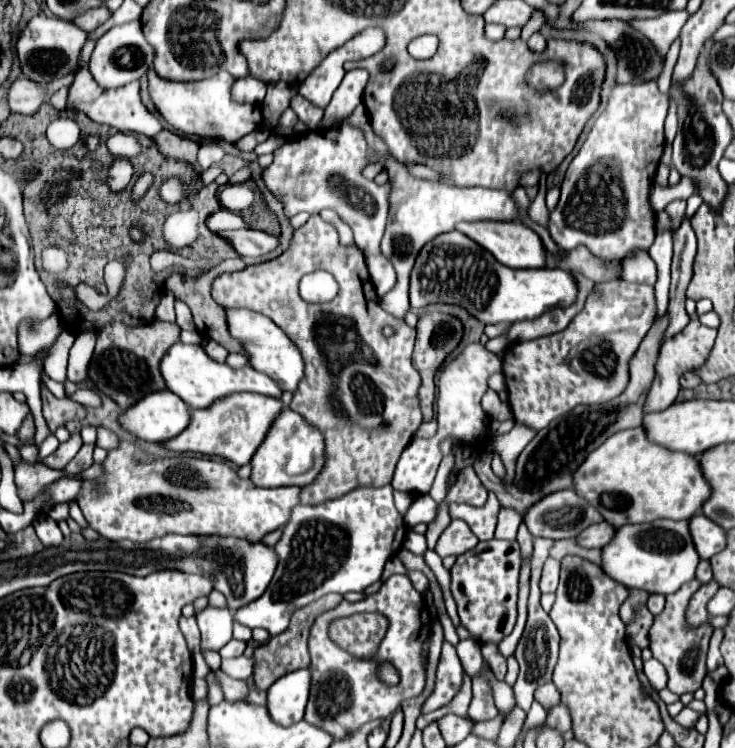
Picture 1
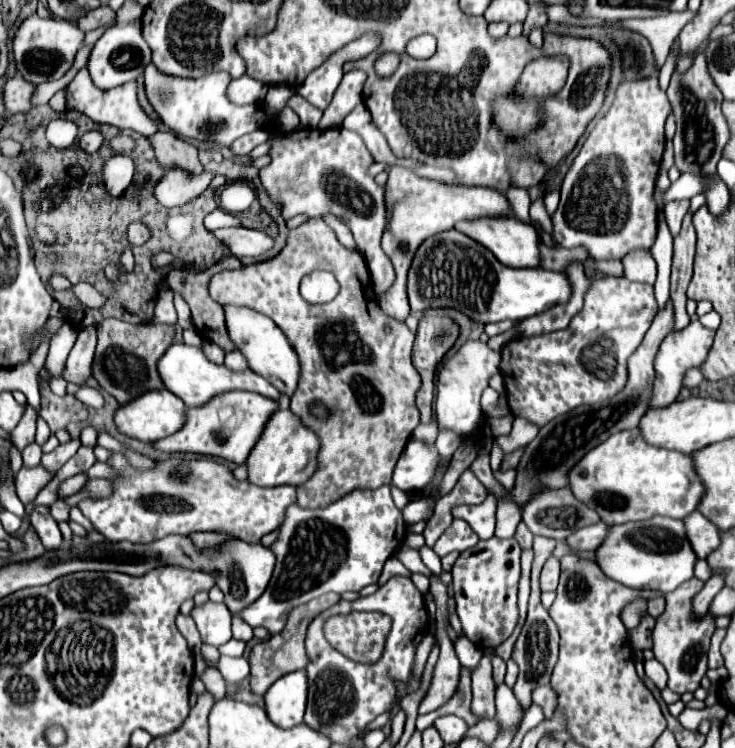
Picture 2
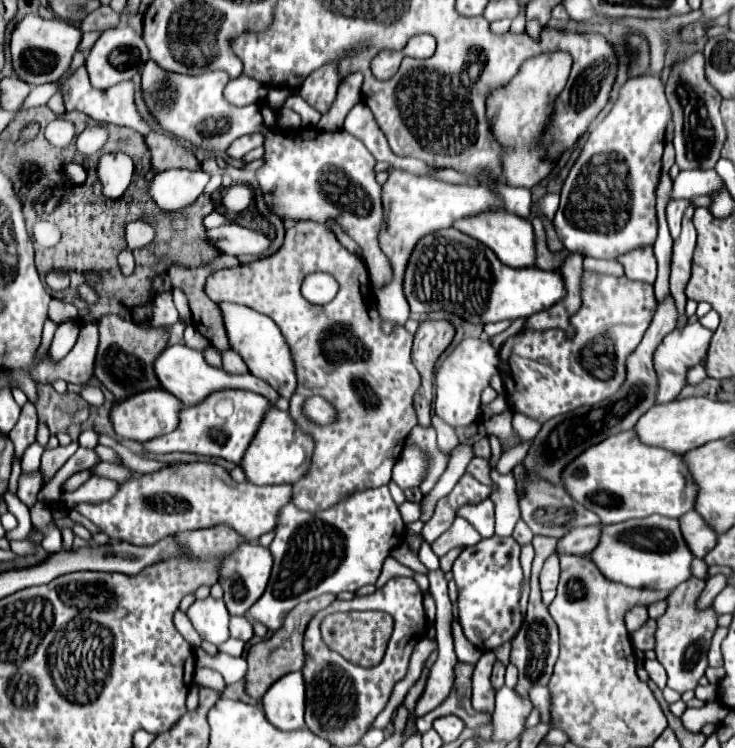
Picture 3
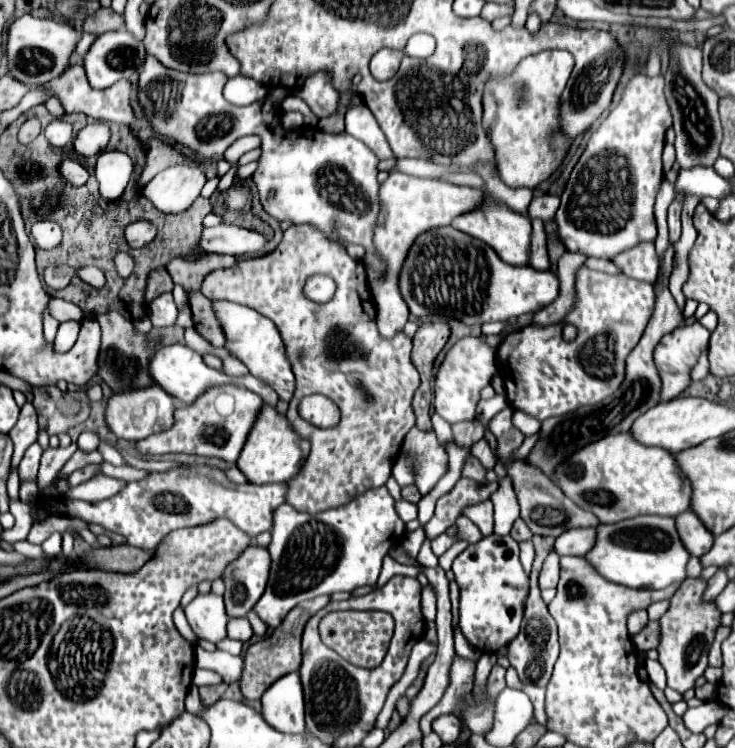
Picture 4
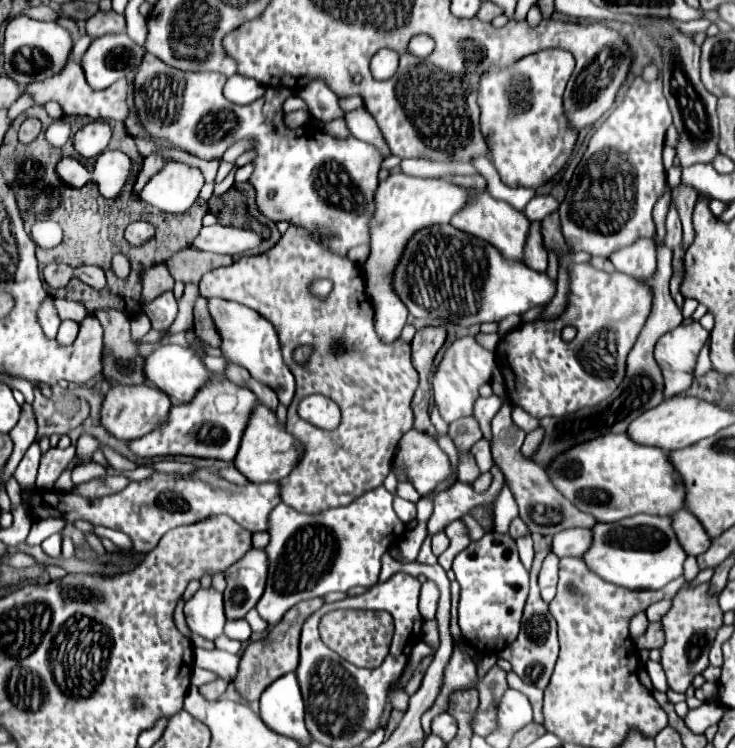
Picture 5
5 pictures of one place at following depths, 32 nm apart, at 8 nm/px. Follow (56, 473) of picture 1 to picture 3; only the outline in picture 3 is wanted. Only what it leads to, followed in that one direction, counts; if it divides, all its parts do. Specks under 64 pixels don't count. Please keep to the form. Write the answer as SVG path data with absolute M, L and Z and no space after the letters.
M32 472L32 474L20 474L20 482L18 482L18 498L26 504L26 506L34 506L36 504L36 494L42 488L42 476L40 472Z

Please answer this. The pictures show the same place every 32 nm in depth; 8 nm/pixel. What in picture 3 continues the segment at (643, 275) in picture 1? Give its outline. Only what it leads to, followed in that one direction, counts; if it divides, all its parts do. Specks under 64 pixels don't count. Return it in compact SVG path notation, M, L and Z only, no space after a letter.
M652 246L650 248L634 248L634 250L618 256L616 260L622 264L626 278L654 284L654 280L656 280L656 256L654 256Z

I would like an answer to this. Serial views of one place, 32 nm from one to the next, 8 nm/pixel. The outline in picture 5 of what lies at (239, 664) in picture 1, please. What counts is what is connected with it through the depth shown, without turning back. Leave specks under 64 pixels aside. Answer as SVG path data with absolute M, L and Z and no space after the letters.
M194 648L194 664L214 672L216 676L220 676L226 682L230 682L230 678L236 676L238 662L240 662L240 656L224 652L224 650L218 650L218 648L214 648L214 650Z

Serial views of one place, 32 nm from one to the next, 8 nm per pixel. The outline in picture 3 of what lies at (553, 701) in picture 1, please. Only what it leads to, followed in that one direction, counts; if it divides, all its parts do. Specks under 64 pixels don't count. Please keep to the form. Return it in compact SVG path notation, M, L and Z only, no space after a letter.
M534 686L528 690L528 696L534 704L534 708L540 712L540 722L548 722L550 714L548 714L548 688L546 686Z

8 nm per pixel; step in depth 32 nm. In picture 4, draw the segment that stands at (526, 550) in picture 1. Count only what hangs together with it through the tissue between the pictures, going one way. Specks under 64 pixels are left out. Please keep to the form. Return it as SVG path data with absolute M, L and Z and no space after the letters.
M518 518L518 520L512 524L510 536L512 536L516 542L520 542L520 540L528 540L528 538L532 538L532 532L530 532L530 528L524 524L524 520Z

